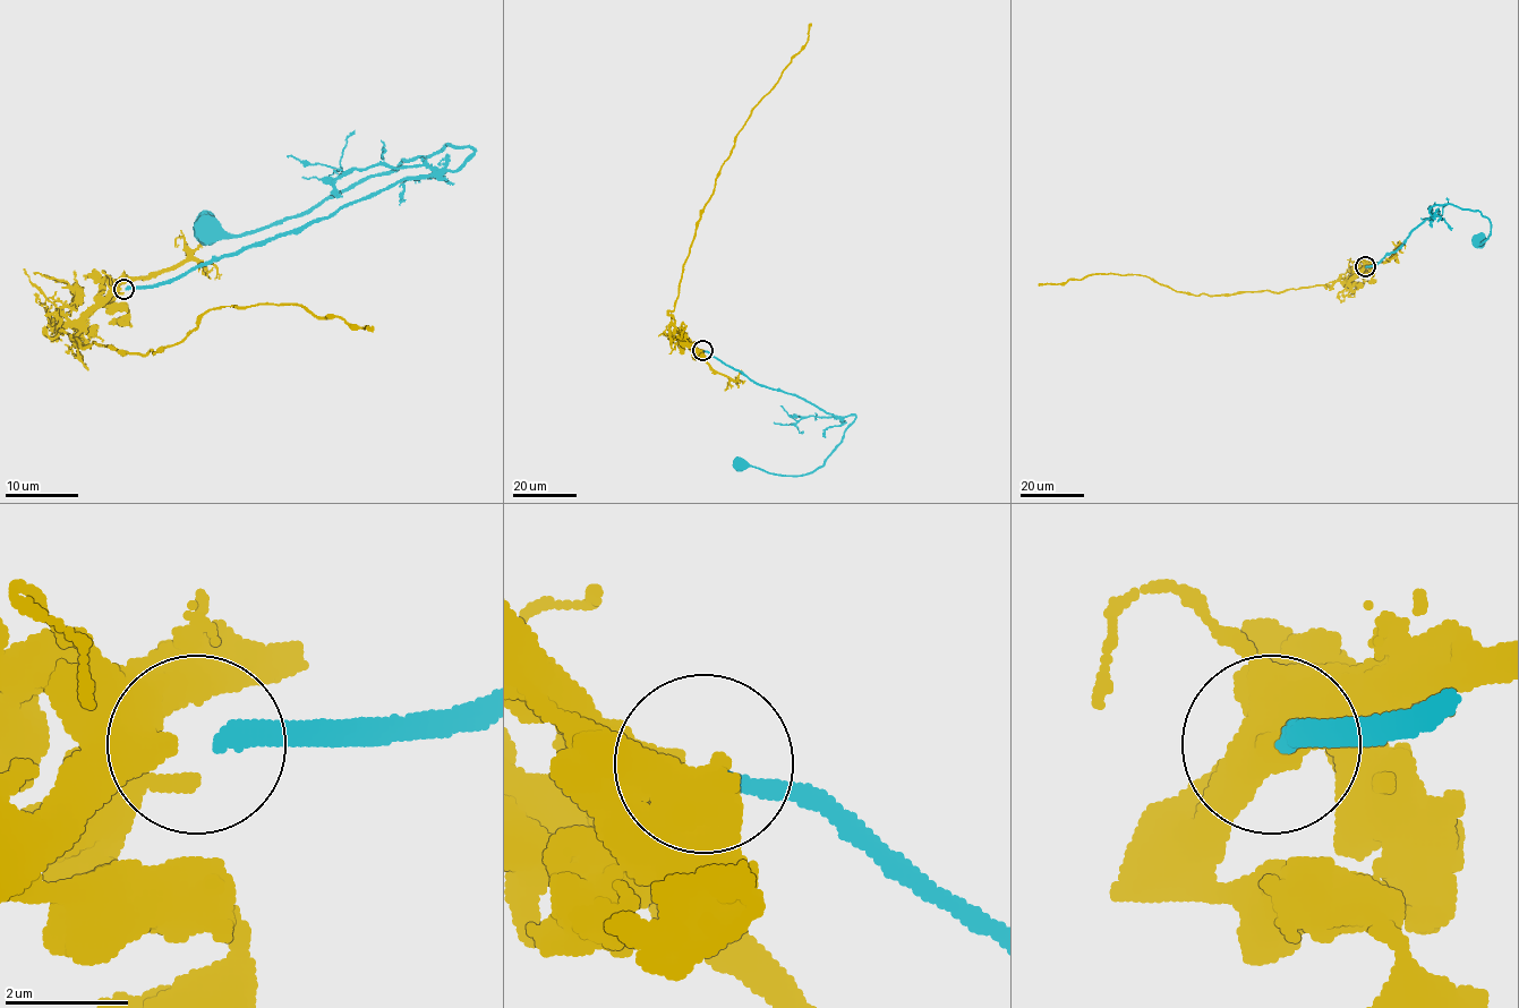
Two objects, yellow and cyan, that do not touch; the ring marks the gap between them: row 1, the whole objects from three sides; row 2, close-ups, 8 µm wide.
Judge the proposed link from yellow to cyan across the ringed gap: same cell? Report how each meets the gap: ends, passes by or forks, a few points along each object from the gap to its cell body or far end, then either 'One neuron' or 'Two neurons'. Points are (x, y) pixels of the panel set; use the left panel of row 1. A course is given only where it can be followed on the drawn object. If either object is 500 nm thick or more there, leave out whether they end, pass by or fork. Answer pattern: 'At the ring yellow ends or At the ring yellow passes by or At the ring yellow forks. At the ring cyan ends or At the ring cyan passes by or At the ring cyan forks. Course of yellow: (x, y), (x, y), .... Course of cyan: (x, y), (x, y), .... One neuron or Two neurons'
Course of yellow: (120, 288), (45, 334), (60, 330), (82, 347), (153, 353), (179, 343), (207, 310), (284, 305), (372, 330). Course of cyan: (126, 288), (152, 288), (301, 231), (399, 180), (454, 171), (474, 153), (449, 144), (239, 236), (207, 228). One neuron

